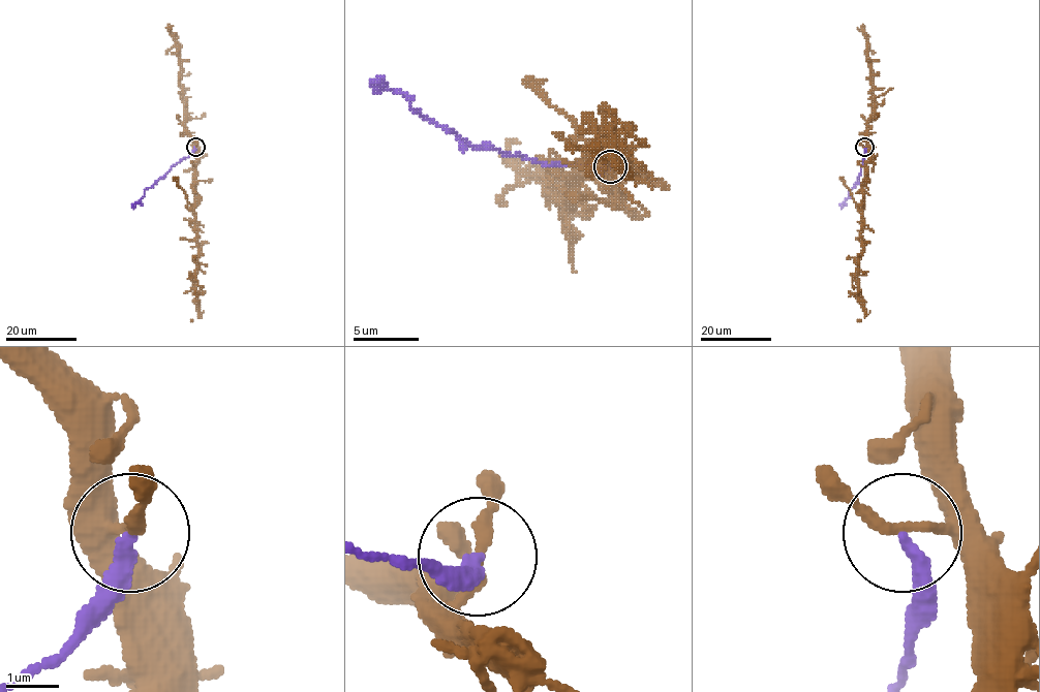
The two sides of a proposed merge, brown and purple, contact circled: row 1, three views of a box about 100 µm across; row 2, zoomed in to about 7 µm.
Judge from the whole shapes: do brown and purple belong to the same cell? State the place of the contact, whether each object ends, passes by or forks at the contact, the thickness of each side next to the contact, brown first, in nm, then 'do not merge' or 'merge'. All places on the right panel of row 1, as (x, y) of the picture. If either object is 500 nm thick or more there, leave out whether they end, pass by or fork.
at (864, 147); brown passes by; purple ends there; 190 nm thick on the brown side, 280 nm on the other; do not merge

